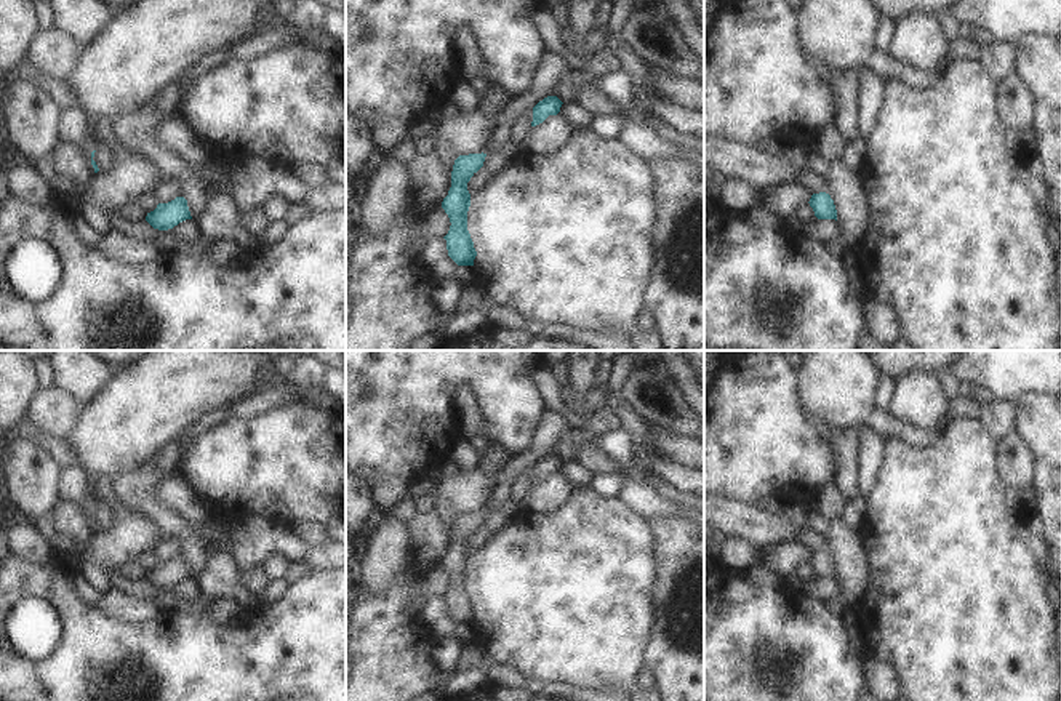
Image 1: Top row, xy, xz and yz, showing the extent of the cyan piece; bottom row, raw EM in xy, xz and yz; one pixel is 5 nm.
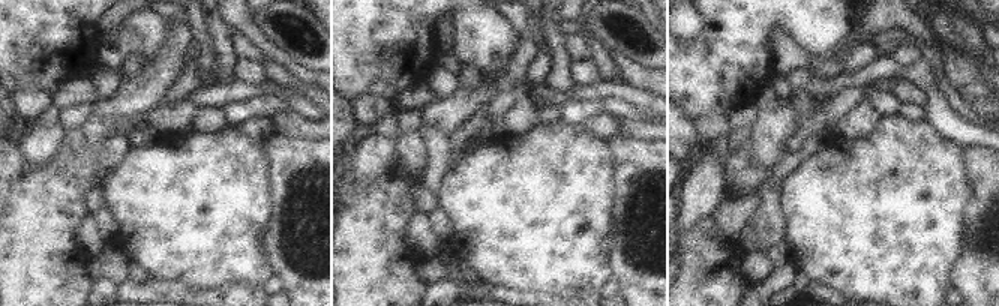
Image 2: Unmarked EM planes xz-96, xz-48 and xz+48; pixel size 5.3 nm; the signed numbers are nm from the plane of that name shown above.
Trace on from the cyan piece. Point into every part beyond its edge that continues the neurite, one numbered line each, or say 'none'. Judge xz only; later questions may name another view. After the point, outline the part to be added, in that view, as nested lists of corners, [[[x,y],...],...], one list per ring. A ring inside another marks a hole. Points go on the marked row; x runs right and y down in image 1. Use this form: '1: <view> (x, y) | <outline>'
none

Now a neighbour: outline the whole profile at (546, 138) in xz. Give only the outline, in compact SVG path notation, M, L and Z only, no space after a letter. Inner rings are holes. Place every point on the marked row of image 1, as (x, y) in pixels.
M549 115L543 123L531 128L531 134L520 144L538 155L557 152L570 141L573 130L567 126L562 115Z

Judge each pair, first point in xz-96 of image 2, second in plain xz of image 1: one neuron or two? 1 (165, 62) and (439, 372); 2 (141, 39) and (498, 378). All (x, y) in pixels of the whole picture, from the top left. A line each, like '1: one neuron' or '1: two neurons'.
1: two neurons
2: one neuron

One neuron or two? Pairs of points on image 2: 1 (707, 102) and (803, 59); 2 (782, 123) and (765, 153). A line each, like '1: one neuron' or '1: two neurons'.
1: two neurons
2: one neuron

